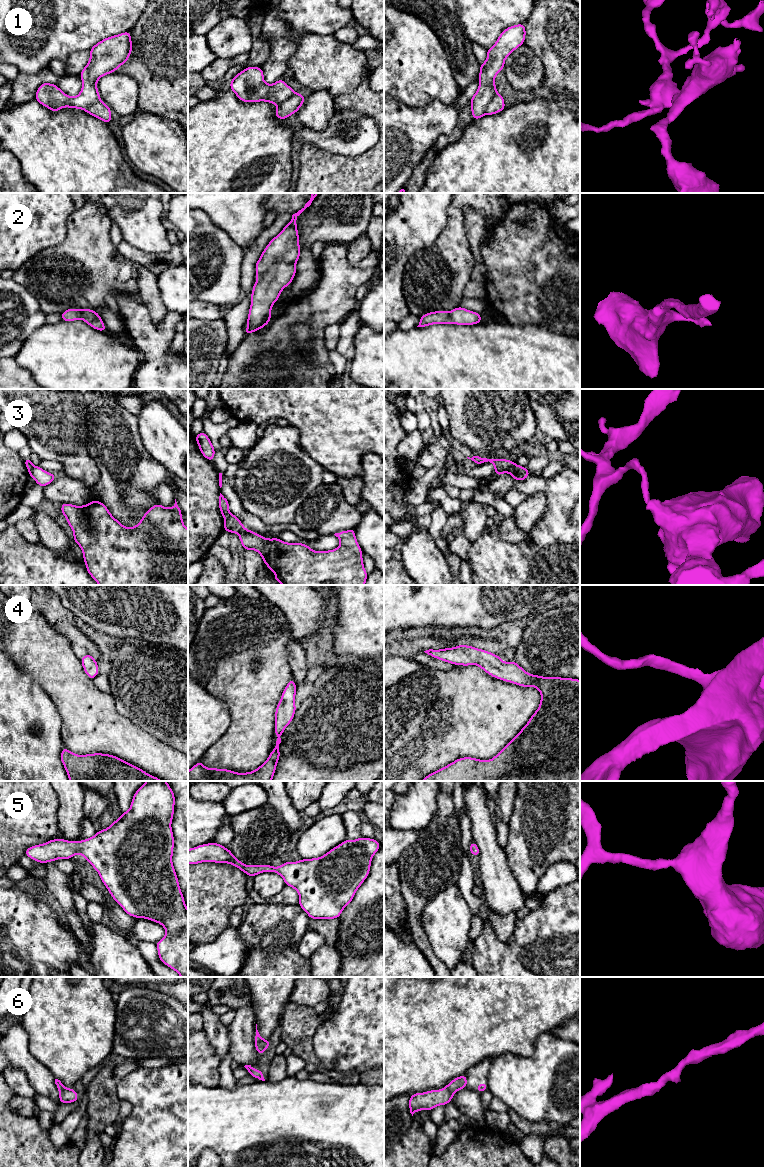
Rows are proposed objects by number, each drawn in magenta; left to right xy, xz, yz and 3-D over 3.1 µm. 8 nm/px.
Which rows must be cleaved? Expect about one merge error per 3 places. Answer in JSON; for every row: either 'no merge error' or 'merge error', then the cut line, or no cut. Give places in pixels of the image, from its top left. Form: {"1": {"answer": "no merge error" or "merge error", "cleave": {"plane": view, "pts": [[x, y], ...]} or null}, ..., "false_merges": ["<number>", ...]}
{"1": {"answer": "merge error", "cleave": {"plane": "yz", "pts": [[497, 93], [488, 104], [484, 114]]}}, "2": {"answer": "no merge error", "cleave": null}, "3": {"answer": "merge error", "cleave": {"plane": "yz", "pts": [[515, 464], [508, 471]]}}, "4": {"answer": "no merge error", "cleave": null}, "5": {"answer": "no merge error", "cleave": null}, "6": {"answer": "no merge error", "cleave": null}, "false_merges": ["1", "3"]}

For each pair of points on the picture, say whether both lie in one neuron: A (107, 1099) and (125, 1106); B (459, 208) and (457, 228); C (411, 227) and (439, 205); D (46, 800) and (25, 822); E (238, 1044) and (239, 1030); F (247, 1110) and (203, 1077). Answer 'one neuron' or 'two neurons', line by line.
A: two neurons
B: one neuron
C: one neuron
D: one neuron
E: one neuron
F: two neurons

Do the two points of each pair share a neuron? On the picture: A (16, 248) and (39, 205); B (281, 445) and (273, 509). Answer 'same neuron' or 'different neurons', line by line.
A: same neuron
B: same neuron

